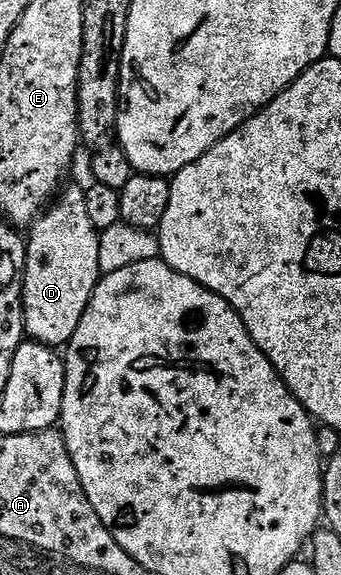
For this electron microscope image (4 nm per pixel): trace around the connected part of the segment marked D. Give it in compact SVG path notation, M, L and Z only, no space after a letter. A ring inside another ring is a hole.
M80 186L68 187L62 196L59 194L49 204L50 212L46 216L43 214L33 220L29 228L31 231L28 232L22 295L26 319L25 334L31 340L45 344L51 349L62 349L69 344L88 309L90 298L94 296L94 288L97 287L100 278L100 233L88 218L86 191Z

